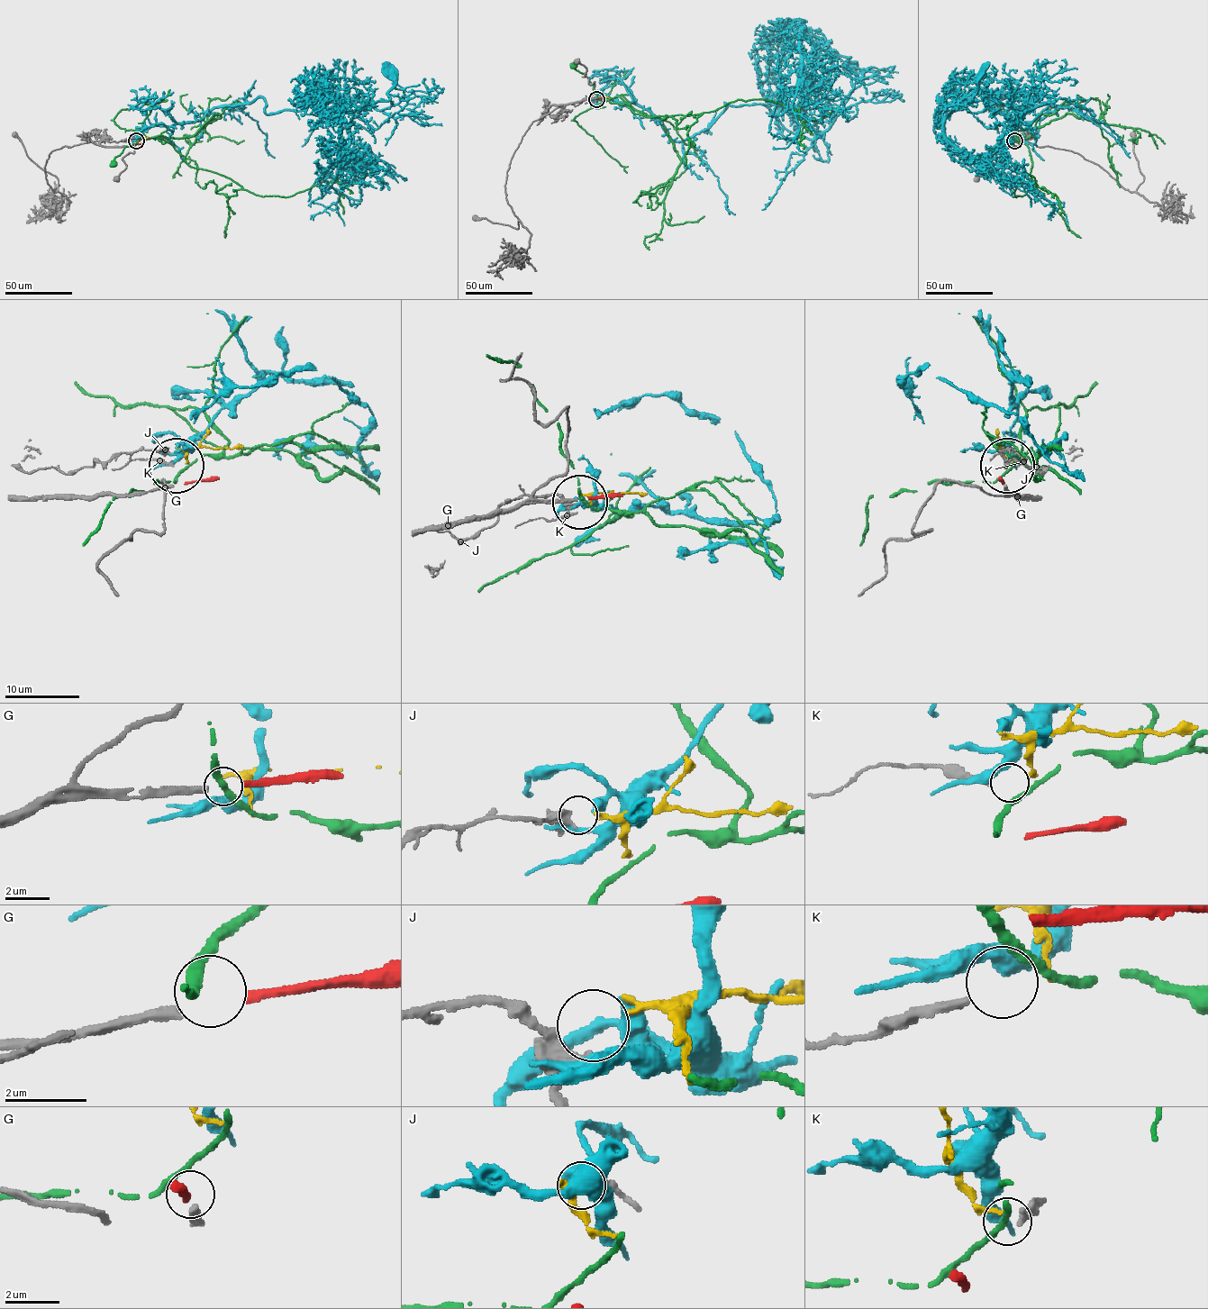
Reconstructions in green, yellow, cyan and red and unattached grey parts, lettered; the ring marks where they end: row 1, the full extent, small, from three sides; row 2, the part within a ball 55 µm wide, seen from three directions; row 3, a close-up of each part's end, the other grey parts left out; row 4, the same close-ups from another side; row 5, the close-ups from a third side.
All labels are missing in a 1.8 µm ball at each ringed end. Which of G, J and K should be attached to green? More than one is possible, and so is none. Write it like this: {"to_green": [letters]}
{"to_green": []}

